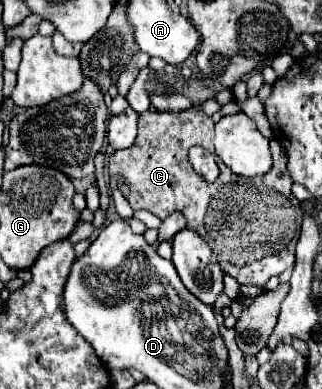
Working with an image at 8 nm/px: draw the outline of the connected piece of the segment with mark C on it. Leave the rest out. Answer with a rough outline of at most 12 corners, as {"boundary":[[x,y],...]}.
{"boundary":[[200,105],[144,111],[108,157],[132,209],[180,211],[240,285],[296,263],[302,205],[284,147],[264,177],[206,183]]}

